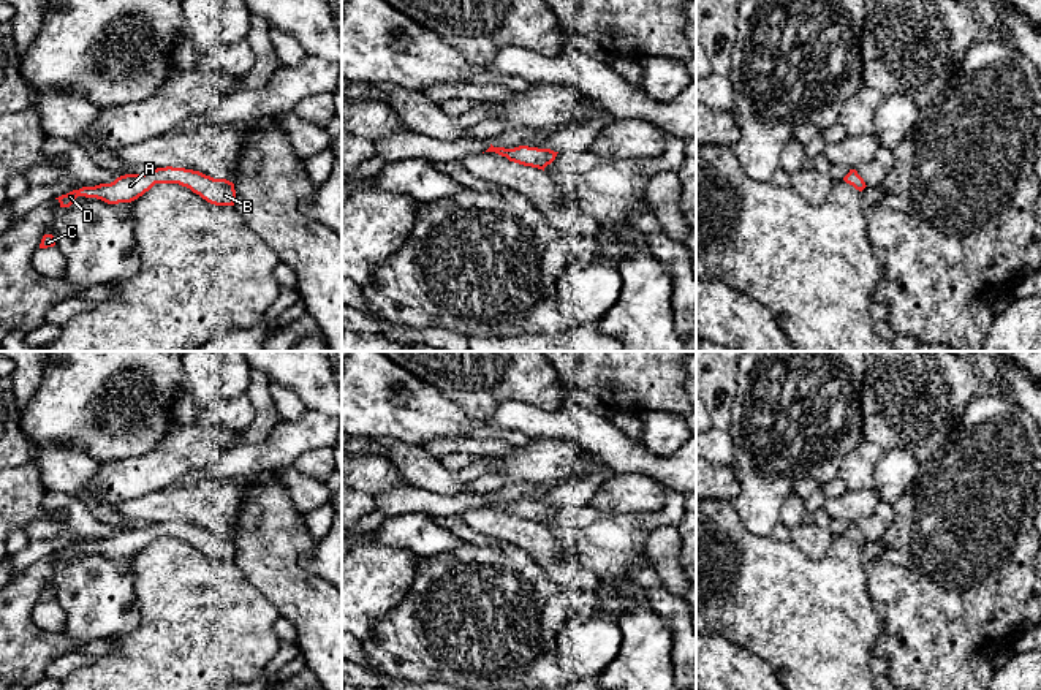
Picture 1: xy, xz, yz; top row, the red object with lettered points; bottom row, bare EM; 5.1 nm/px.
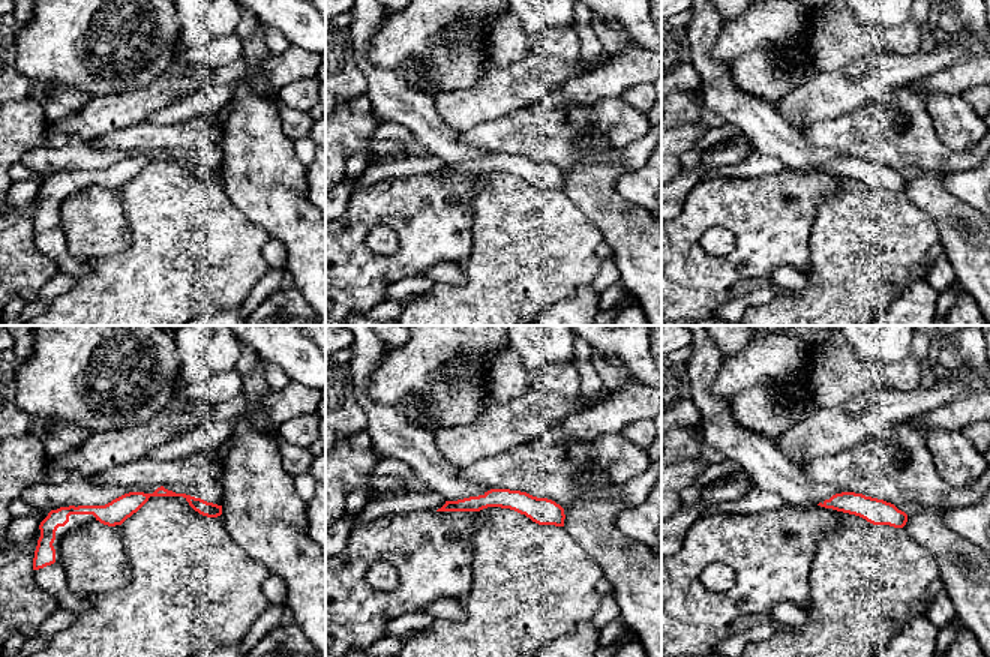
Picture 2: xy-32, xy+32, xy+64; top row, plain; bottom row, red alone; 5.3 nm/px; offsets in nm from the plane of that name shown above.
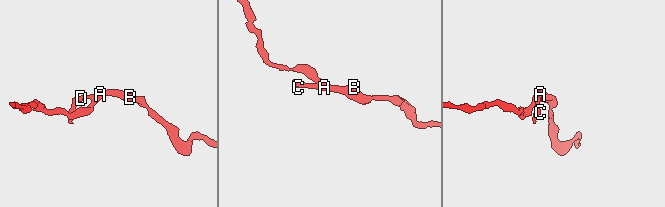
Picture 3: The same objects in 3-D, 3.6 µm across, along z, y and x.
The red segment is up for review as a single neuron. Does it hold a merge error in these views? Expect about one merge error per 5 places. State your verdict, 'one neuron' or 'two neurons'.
one neuron

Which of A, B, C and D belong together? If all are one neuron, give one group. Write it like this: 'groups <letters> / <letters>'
groups A B C D

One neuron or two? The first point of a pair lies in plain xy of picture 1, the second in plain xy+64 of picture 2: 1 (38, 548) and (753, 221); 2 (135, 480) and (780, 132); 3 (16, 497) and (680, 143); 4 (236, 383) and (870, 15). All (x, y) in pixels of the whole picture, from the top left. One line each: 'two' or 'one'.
1: two
2: two
3: one
4: one

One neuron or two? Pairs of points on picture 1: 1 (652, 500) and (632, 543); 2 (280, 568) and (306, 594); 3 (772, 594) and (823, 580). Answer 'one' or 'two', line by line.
1: two
2: one
3: one

